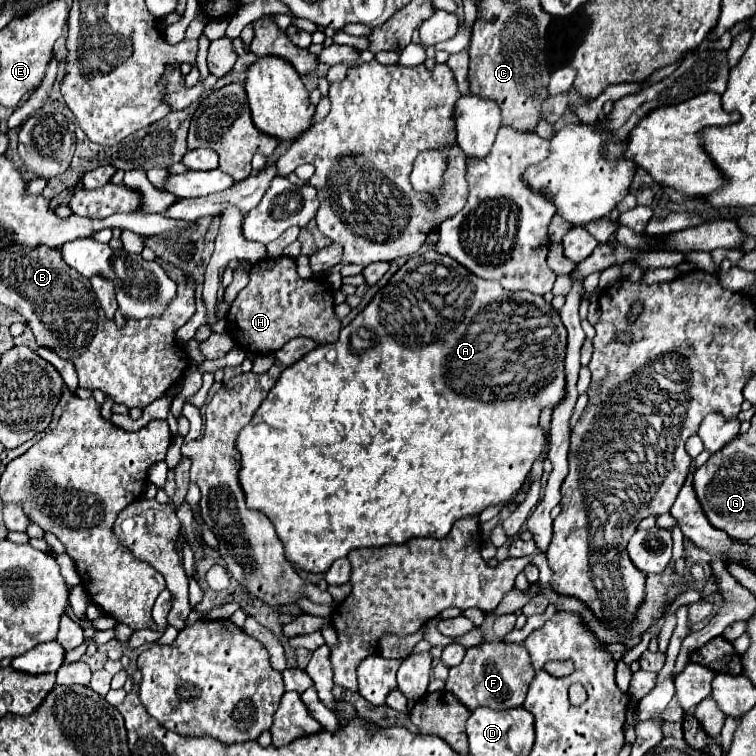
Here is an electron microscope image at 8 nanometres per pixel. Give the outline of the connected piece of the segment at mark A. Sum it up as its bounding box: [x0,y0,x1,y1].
[235,249,567,573]

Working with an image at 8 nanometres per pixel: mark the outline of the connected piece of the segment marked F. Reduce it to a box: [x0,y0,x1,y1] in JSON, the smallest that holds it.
[445,641,535,711]

